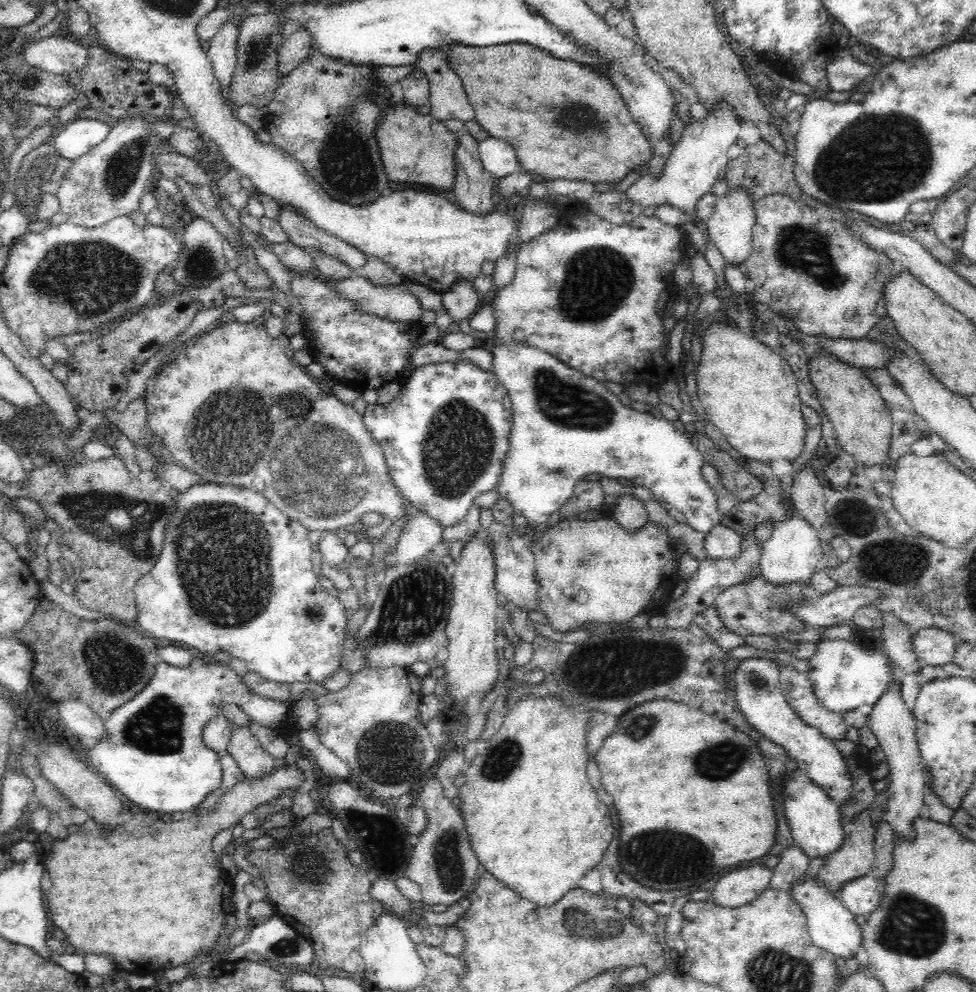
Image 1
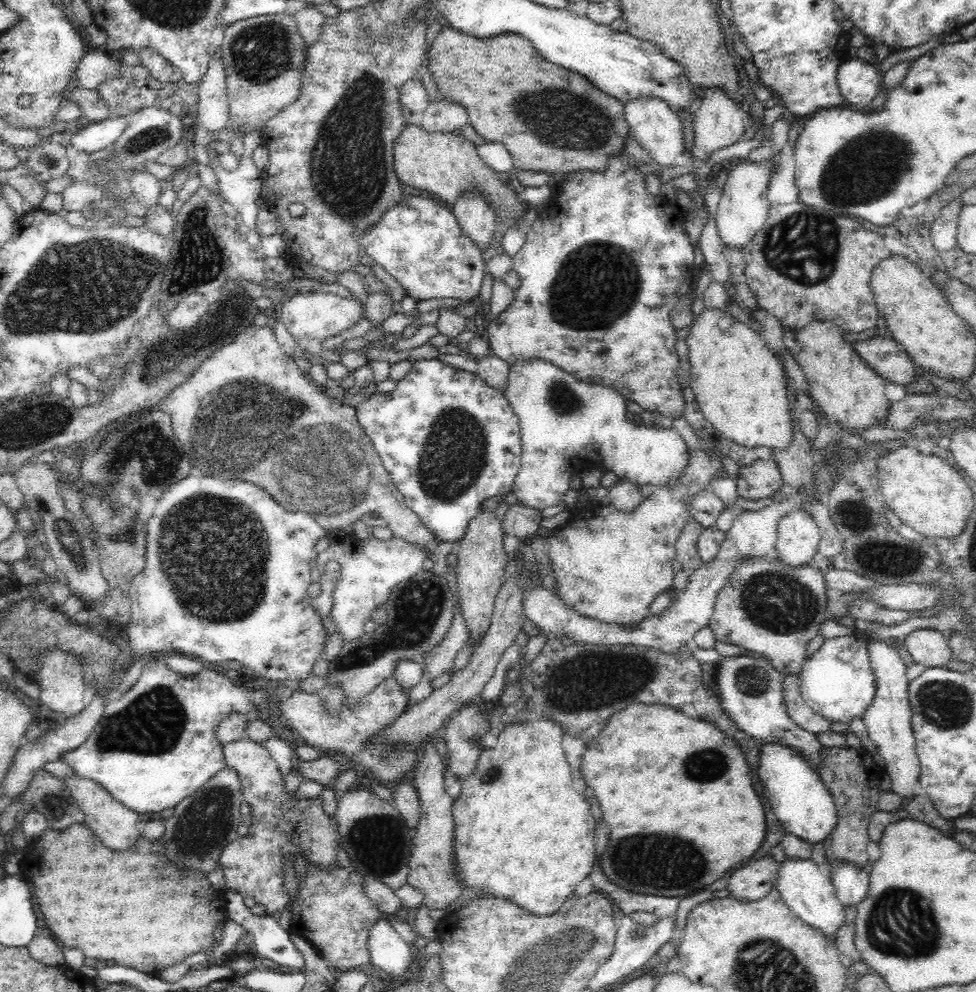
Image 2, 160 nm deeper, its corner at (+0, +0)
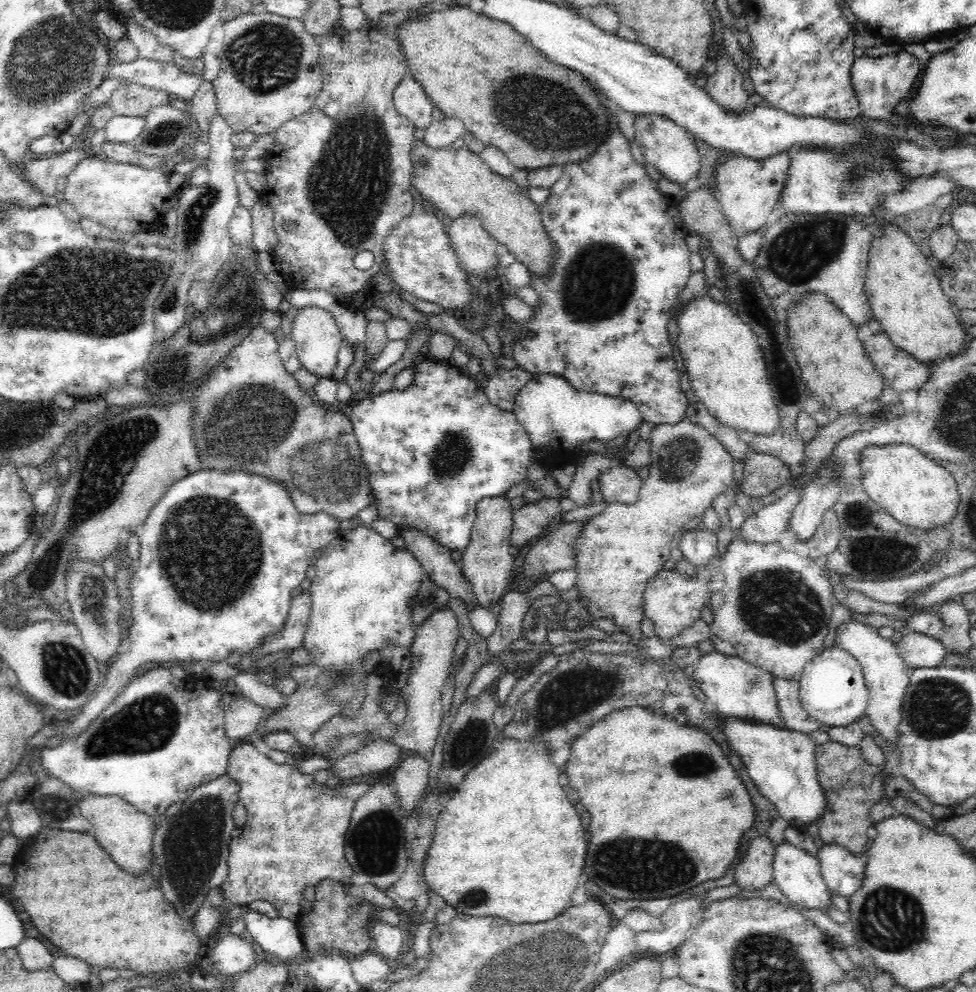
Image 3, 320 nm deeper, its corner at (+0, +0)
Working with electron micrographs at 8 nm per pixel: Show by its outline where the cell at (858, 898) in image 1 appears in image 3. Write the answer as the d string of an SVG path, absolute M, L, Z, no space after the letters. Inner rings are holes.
M836 843L824 844L815 855L820 870L832 894L850 896L860 888L864 878L864 863Z

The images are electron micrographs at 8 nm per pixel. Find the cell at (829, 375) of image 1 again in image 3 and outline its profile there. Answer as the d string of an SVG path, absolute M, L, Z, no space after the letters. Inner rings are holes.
M821 292L804 294L803 298L790 308L786 308L787 329L789 330L789 343L800 365L803 380L810 392L820 396L824 406L833 404L840 412L850 408L861 408L872 403L880 396L882 386L885 385L882 375L875 369L863 342L856 335L856 326L843 314L843 312L830 302L830 299Z

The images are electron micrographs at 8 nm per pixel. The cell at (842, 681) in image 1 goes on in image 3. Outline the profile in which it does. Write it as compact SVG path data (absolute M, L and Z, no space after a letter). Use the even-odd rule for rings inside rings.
M832 645L804 666L799 682L799 699L804 710L820 724L846 726L863 716L869 701L862 667L855 657Z

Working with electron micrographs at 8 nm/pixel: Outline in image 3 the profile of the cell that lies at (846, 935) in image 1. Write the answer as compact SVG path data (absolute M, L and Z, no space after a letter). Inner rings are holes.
M783 840L774 846L774 848L772 878L776 882L776 886L784 892L784 896L788 898L791 904L800 904L804 908L816 908L820 912L824 912L826 908L832 907L830 891L824 882L819 860L796 845L790 844L788 840Z

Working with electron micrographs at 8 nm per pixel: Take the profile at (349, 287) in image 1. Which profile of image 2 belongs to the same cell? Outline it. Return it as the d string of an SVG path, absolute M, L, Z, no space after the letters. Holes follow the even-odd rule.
M322 291L294 292L276 308L275 316L282 320L301 352L310 354L311 360L314 361L323 351L324 341L351 328L361 316L365 317L364 301L365 299L344 299L334 293Z

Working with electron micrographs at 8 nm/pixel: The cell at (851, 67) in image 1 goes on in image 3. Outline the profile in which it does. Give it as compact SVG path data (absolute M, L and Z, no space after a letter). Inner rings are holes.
M906 50L877 57L858 57L852 66L852 85L858 103L862 108L862 116L872 120L888 120L895 115L895 109L908 99L917 81L920 80L921 62L918 57Z

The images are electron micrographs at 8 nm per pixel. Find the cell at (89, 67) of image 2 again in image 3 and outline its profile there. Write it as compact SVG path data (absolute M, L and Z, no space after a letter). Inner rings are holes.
M142 58L130 64L114 61L104 80L113 77L120 77L126 83L138 83L150 89L166 91L179 104L190 102L204 81L202 77L183 70L176 63L159 63Z

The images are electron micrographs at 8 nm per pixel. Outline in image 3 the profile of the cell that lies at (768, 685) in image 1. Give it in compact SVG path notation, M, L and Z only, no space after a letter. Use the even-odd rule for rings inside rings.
M713 651L704 654L691 671L696 686L706 695L706 702L716 708L720 715L727 716L729 719L742 719L745 722L775 724L783 728L783 720L780 719L776 695L772 687L774 678L762 667L750 665L739 657Z

